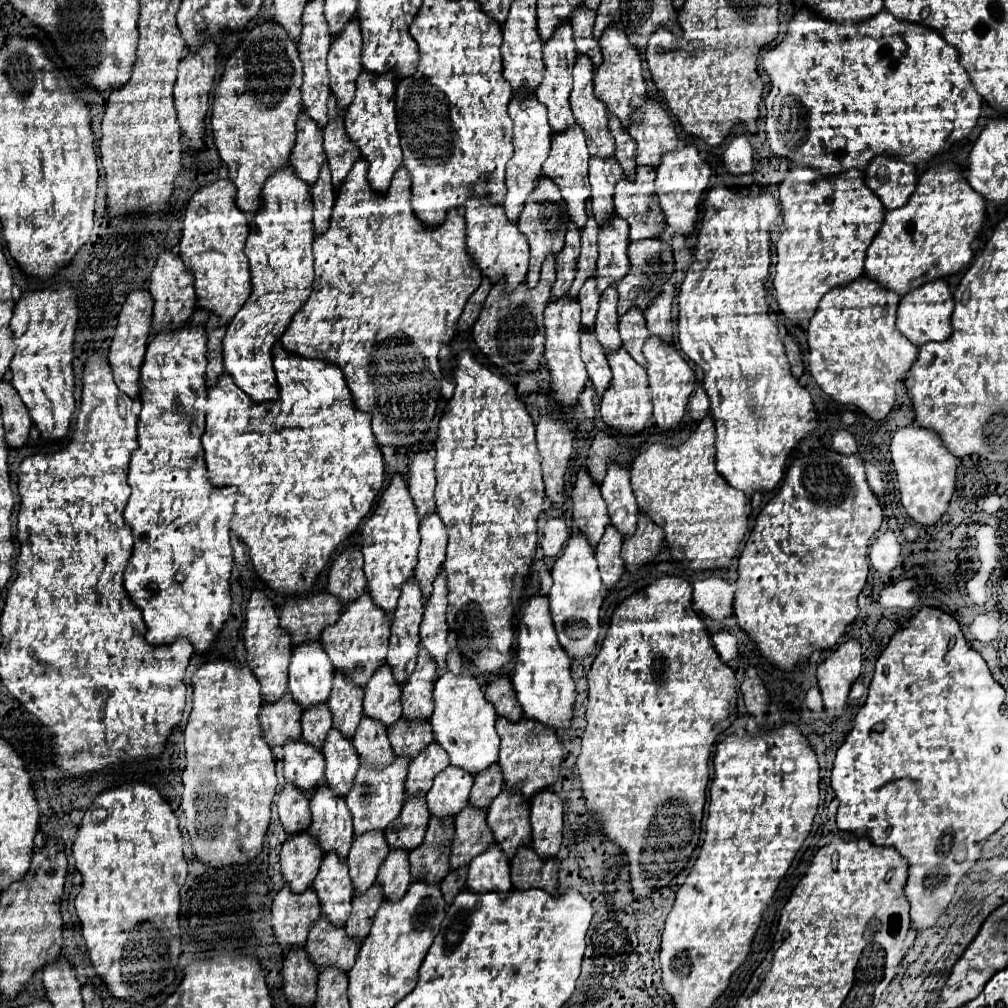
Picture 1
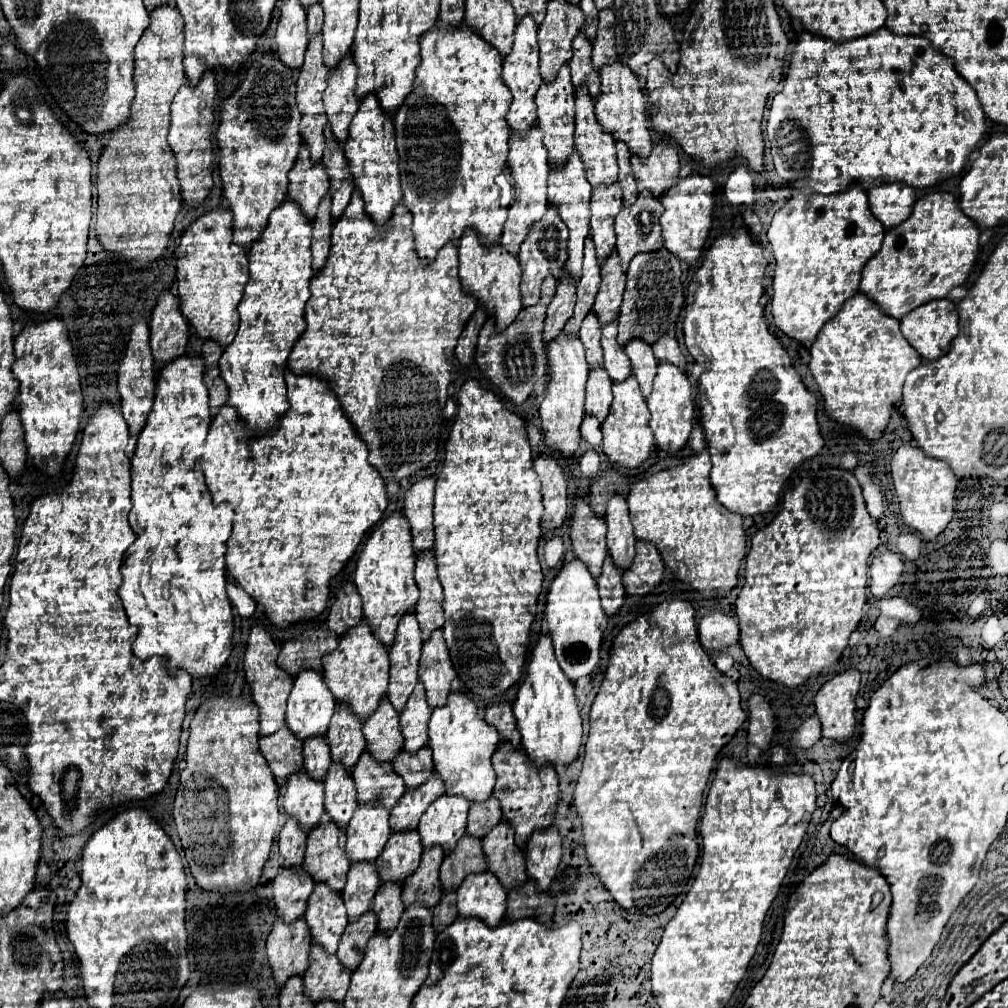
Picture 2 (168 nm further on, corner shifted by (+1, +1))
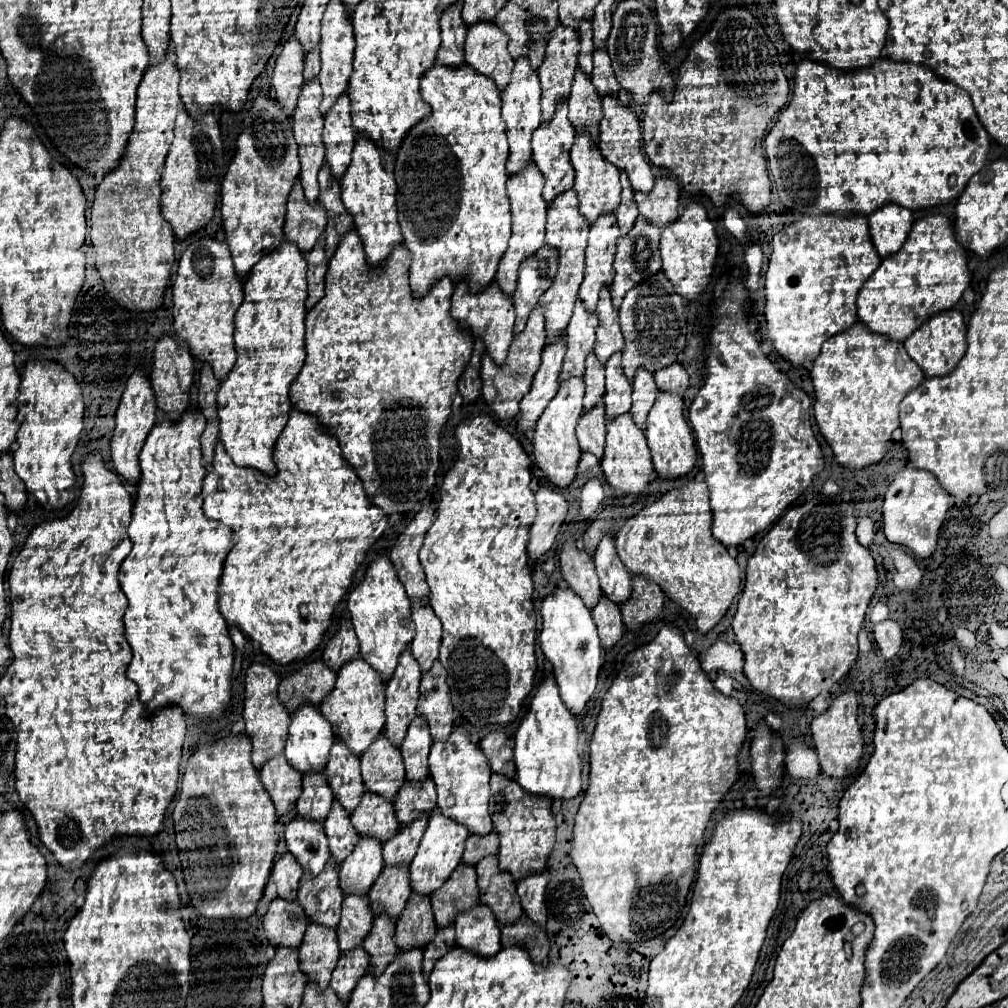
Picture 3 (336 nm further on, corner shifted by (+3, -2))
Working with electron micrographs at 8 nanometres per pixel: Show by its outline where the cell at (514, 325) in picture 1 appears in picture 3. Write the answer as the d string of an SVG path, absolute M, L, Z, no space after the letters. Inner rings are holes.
M537 307L531 311L525 329L515 335L515 339L509 347L509 355L503 365L497 365L491 357L487 357L487 351L483 351L483 355L481 355L481 383L483 383L481 393L499 419L511 419L519 413L519 403L529 393L533 377L539 369L541 349L545 345L545 339L547 339L545 315L541 315L541 307Z

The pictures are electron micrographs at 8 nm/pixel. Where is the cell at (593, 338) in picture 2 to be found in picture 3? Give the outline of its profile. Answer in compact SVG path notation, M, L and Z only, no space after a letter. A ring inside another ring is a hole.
M593 351L585 359L585 385L587 385L587 391L585 391L583 409L589 411L599 403L601 395L605 393L605 367Z

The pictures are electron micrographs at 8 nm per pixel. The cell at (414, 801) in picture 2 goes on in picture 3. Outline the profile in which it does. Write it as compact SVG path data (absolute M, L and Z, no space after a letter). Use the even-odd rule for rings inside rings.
M421 815L421 819L415 819L413 823L401 825L397 835L393 835L389 841L383 843L385 865L411 863L413 855L417 853L417 845L425 827L427 827L427 815Z

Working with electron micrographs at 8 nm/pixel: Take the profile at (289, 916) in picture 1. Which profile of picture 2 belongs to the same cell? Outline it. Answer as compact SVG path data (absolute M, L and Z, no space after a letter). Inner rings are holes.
M303 918L285 924L277 920L267 938L267 958L277 988L283 988L291 976L303 976L309 966L311 936Z

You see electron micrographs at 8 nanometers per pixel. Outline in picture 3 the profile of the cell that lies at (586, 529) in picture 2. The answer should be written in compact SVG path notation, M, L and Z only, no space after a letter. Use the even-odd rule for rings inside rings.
M571 539L563 545L559 561L561 561L561 573L567 585L575 593L579 593L585 605L591 609L599 601L599 595L601 595L593 557L587 551L579 549L577 541Z

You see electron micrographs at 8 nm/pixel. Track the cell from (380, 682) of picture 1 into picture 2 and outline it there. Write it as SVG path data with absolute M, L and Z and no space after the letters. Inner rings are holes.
M381 700L377 712L363 724L363 736L367 752L377 762L393 762L403 750L403 736L399 730L399 714L393 710L389 700Z

